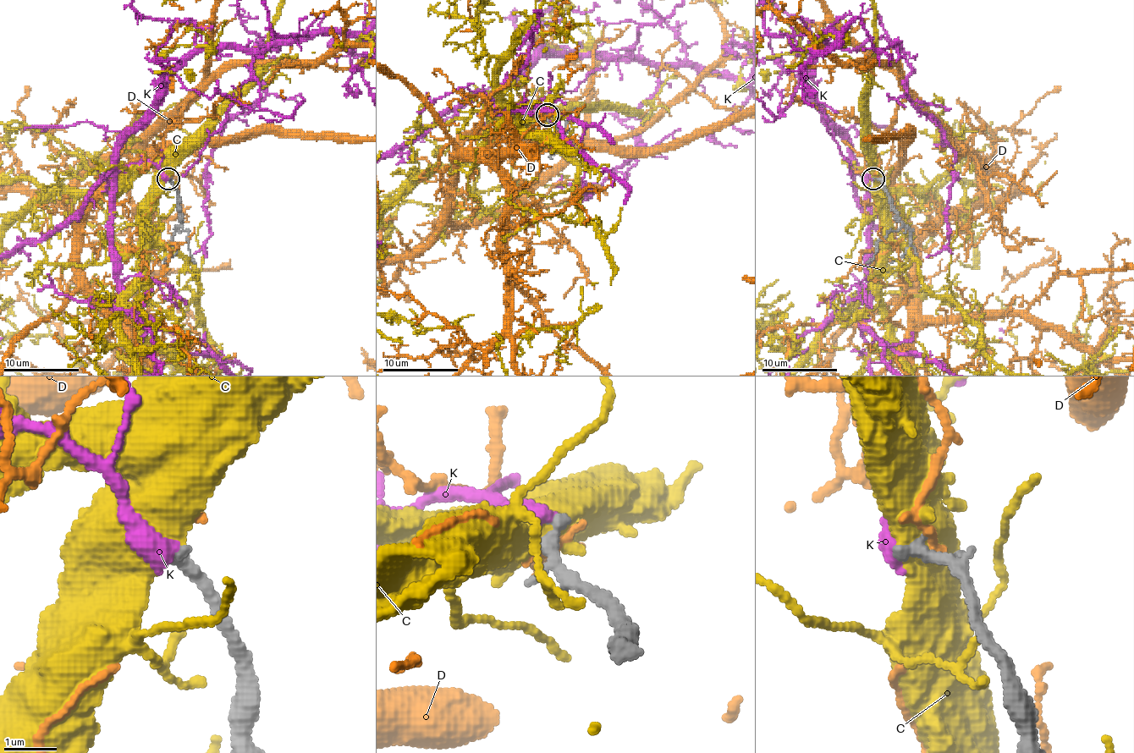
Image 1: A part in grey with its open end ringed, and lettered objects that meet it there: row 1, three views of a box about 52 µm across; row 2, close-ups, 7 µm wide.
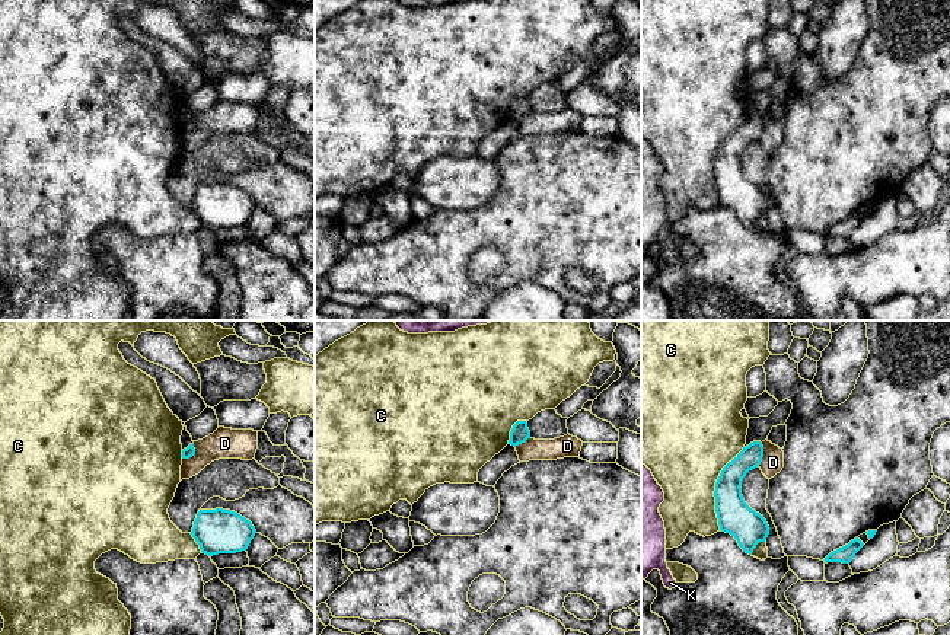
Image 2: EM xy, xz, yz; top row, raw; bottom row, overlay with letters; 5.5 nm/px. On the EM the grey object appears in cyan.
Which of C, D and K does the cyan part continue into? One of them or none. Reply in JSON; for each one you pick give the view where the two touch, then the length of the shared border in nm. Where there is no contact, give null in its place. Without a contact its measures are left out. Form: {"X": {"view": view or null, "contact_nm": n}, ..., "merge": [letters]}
{"K": {"view": null}, "merge": ["K"]}

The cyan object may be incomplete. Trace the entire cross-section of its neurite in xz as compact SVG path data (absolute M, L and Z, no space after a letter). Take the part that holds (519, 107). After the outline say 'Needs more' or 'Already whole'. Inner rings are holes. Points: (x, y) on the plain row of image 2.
M517 95L510 105L509 118L516 121L516 119L525 117L527 112L530 112L530 105L527 102L527 96Z. Already whole

